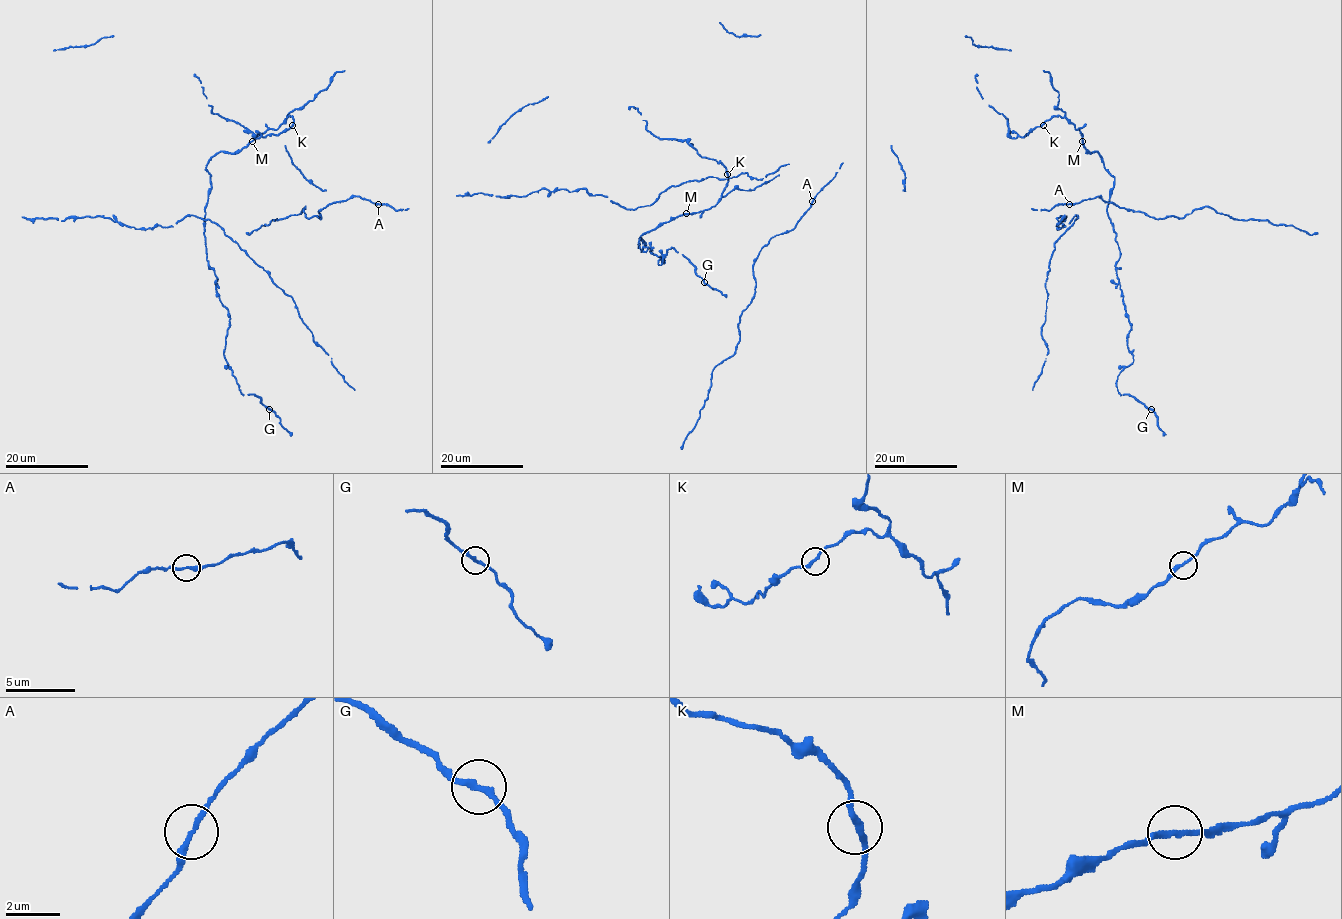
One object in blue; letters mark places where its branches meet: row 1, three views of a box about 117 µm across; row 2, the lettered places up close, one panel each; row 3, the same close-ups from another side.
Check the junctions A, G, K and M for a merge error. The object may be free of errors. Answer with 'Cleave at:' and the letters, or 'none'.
Cleave at: none

